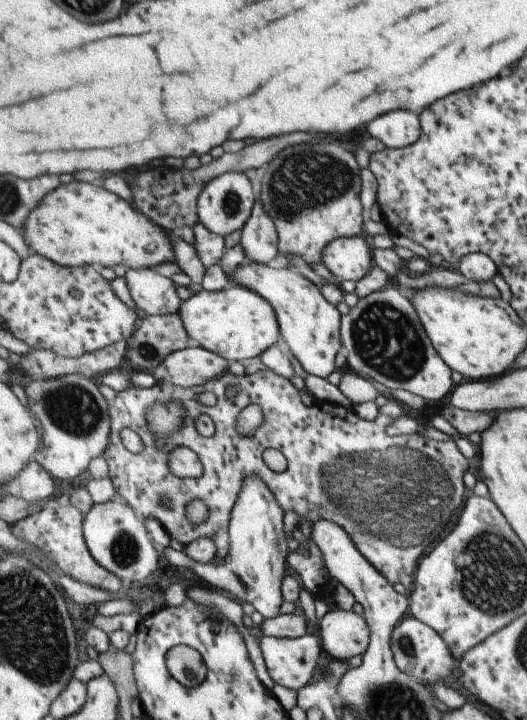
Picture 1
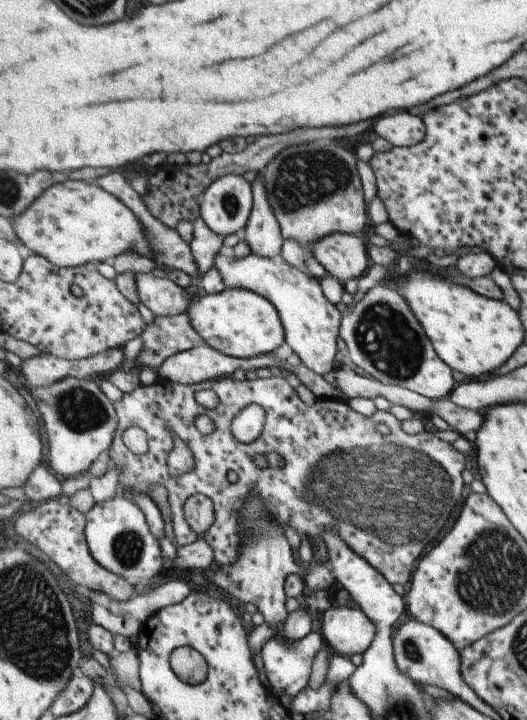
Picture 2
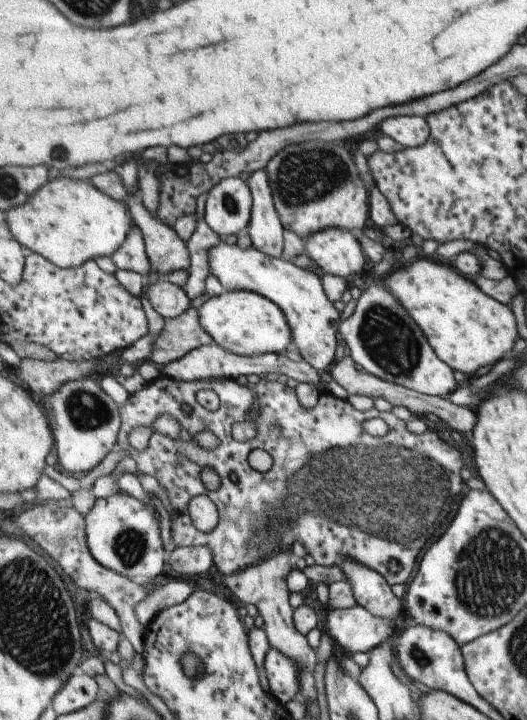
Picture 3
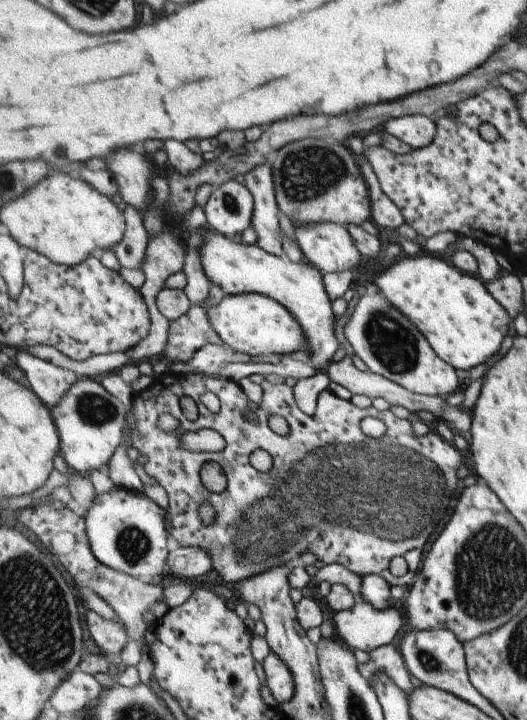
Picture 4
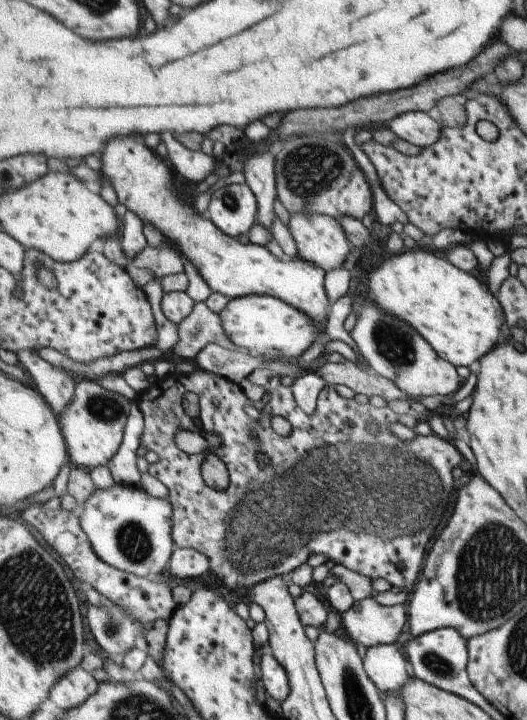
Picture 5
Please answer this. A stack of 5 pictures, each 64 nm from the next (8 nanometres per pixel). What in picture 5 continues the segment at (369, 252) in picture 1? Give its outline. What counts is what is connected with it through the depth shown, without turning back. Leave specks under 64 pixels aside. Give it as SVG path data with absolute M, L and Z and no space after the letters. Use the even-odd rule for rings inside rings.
M295 212L288 221L289 232L297 243L300 256L315 265L325 268L327 272L341 269L347 262L347 256L351 256L353 245L350 237L347 236L343 225L339 221L327 214L307 214L307 212Z

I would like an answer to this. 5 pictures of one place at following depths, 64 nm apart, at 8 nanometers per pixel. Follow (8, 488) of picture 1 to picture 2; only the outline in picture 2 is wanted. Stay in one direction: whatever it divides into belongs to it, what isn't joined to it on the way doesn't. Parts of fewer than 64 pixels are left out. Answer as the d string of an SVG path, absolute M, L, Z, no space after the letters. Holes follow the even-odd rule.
M45 462L35 470L31 482L25 484L22 489L29 498L29 503L33 505L58 499L64 494L61 478L57 477L50 465Z

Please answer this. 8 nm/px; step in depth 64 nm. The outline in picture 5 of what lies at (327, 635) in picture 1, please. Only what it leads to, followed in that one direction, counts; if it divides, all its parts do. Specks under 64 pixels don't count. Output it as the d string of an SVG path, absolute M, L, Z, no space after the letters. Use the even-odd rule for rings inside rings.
M375 598L356 601L355 606L341 614L341 631L355 644L362 644L367 649L379 645L393 644L407 624L407 604L383 606Z

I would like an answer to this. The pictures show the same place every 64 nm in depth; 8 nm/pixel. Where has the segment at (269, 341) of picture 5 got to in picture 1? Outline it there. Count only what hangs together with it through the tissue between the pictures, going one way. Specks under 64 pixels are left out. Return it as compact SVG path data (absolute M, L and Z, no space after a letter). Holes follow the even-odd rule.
M233 284L230 289L219 292L203 288L193 296L185 293L179 313L195 345L221 354L229 362L245 363L247 359L260 356L283 341L274 305L246 286Z

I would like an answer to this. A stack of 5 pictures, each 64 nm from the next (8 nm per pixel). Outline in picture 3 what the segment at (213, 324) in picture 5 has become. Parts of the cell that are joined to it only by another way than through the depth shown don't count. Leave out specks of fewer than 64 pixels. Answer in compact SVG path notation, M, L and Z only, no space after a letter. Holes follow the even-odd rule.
M189 307L181 316L165 319L165 328L155 340L151 361L159 369L167 363L181 360L196 348L216 344L215 338L205 328L199 308Z

